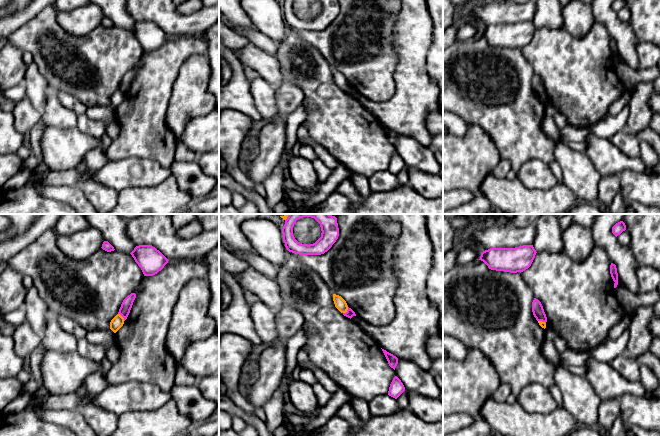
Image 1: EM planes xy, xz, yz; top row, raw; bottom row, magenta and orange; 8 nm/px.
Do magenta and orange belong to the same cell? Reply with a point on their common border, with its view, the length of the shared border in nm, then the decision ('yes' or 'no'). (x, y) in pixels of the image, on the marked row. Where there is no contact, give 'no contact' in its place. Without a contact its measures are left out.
xz (347, 310) | 80 nm | no

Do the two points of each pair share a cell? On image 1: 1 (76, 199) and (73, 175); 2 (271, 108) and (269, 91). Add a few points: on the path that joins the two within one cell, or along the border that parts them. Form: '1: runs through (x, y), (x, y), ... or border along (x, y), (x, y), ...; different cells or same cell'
1: border along (50, 185), (75, 186); different cells
2: runs through (269, 104), (269, 95); same cell

